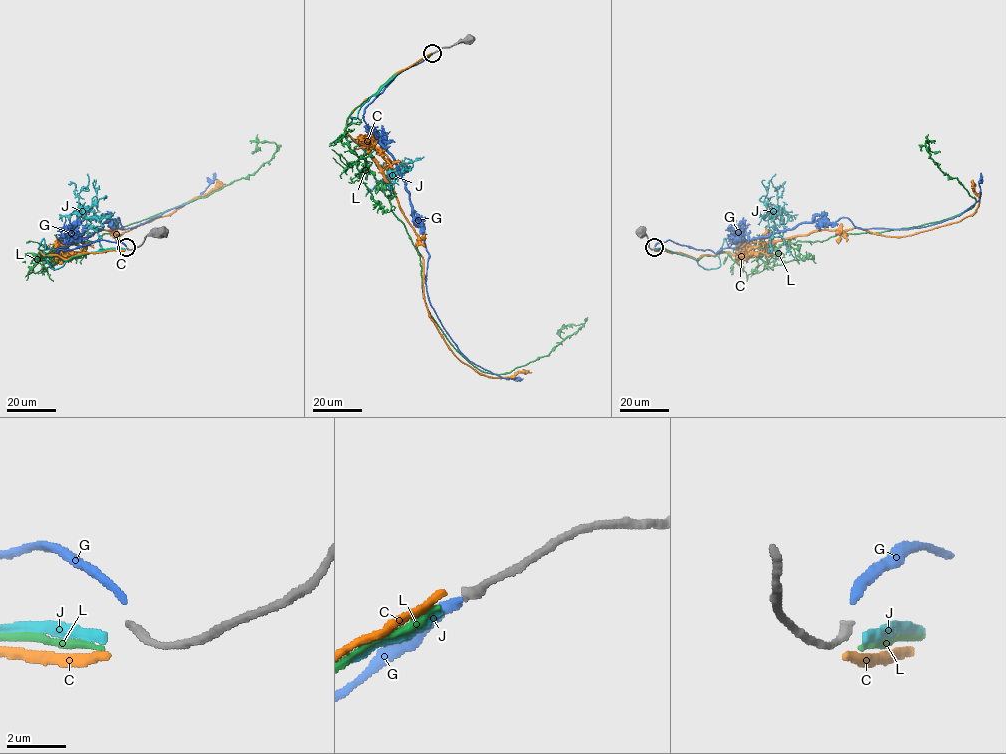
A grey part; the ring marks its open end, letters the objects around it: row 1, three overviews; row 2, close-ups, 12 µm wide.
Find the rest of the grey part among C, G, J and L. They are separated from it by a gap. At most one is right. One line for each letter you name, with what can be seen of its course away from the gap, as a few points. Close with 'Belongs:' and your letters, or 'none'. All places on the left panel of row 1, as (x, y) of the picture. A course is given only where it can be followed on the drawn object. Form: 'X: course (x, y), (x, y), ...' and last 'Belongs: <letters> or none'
G: course (126, 246), (94, 241), (57, 253), (108, 221), (118, 217), (119, 228), (127, 229), (195, 200), (215, 173)
Belongs: G

